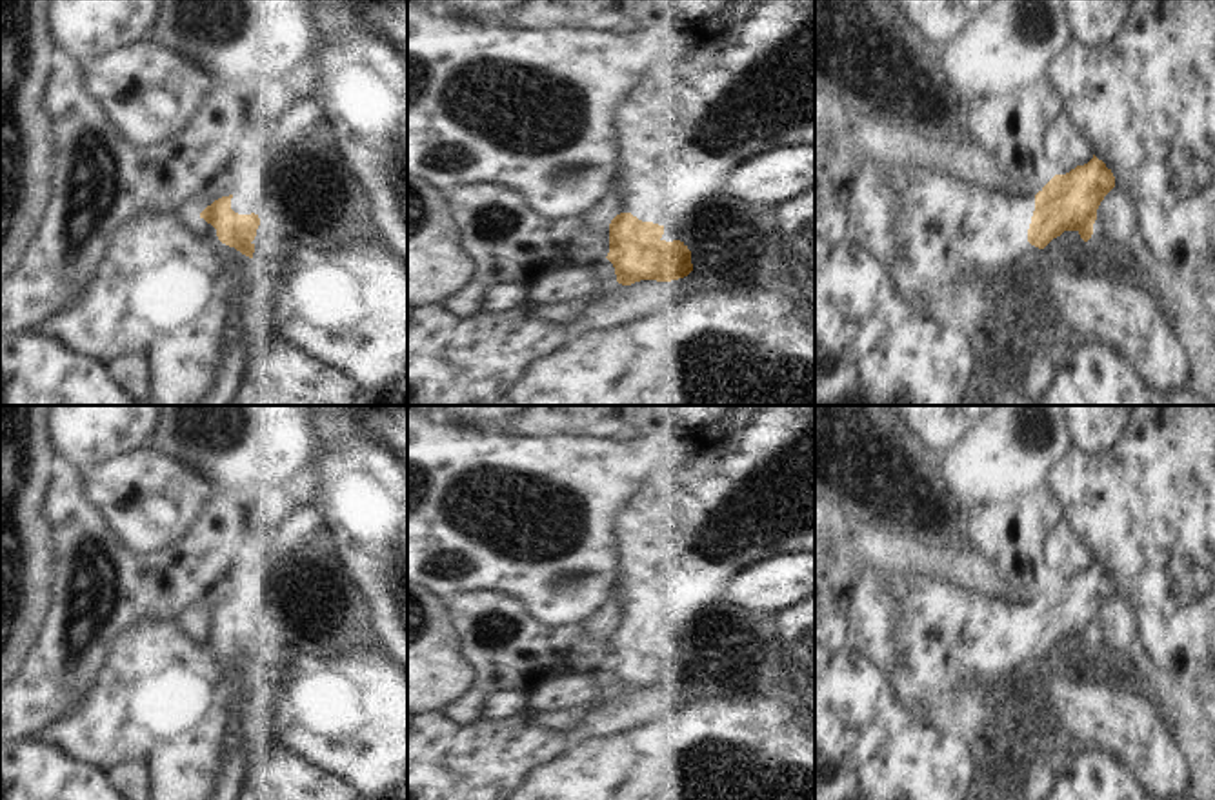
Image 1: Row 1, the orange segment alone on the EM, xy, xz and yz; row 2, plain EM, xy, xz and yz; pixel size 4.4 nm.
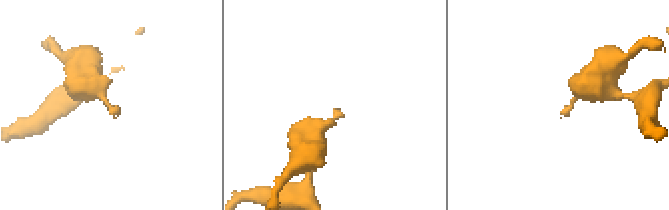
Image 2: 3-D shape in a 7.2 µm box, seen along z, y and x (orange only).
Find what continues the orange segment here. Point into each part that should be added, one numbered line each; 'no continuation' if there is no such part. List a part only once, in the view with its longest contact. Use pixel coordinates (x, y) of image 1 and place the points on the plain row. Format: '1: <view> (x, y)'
1: yz (953, 630)

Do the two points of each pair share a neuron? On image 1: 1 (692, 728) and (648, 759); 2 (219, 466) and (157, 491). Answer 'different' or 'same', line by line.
1: same
2: different

